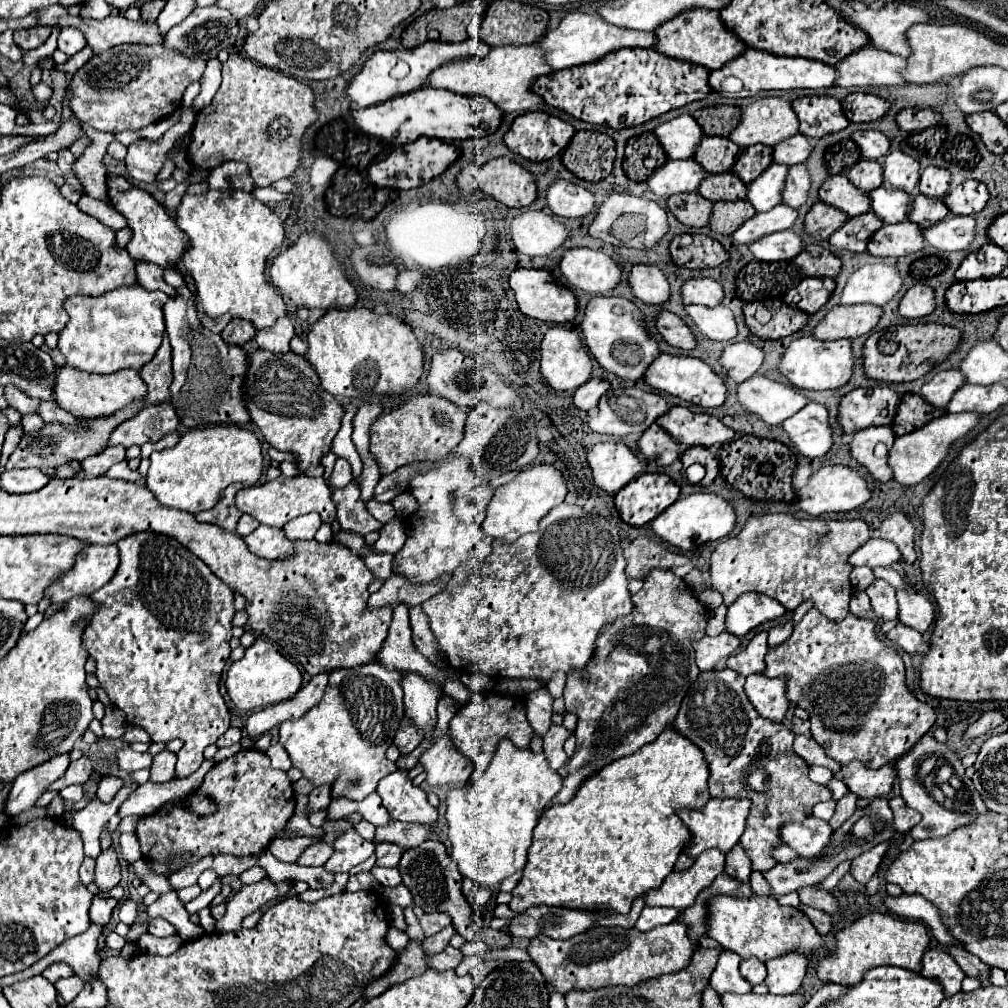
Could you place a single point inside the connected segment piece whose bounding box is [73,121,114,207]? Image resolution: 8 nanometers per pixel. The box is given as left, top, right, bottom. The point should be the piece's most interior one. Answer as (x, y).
(89, 169)

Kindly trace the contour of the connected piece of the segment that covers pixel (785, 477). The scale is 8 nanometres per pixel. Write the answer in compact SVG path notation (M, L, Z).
M741 435L739 439L733 439L729 443L719 445L717 449L719 463L721 463L721 475L727 483L735 483L735 489L739 489L745 497L751 499L775 499L775 501L795 501L795 491L791 487L791 475L795 469L795 455L789 447L785 447L779 441L761 439L755 435Z

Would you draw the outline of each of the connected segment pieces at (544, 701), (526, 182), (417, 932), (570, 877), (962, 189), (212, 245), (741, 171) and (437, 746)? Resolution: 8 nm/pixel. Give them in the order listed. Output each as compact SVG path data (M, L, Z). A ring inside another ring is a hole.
M541 687L537 691L531 691L525 697L529 723L531 723L531 727L535 729L535 733L539 737L543 737L551 727L551 715L553 715L551 705L553 705L553 699L551 699L551 695L549 695L549 691L545 687Z
M507 157L491 159L483 167L471 169L471 179L475 179L479 191L507 207L527 207L537 195L533 175Z
M405 907L404 917L408 925L405 932L409 935L411 940L418 940L422 943L426 939L426 936L419 924L418 918L413 912L413 907Z
M673 727L643 745L633 755L615 759L591 777L587 777L569 803L551 805L533 829L533 843L529 847L523 877L513 889L509 907L523 913L531 905L563 905L571 909L607 909L627 915L631 901L655 889L673 871L673 865L691 843L691 833L677 817L679 809L699 811L709 801L709 765L703 751L685 739Z
M965 181L963 185L951 189L947 195L943 195L941 201L955 215L973 215L985 207L987 199L989 199L989 191L987 191L985 183Z
M209 189L201 197L185 195L179 209L175 211L175 221L179 229L189 237L191 247L183 255L183 267L195 281L195 307L197 311L203 311L207 317L217 319L225 313L231 317L239 317L245 321L251 321L257 331L271 329L277 319L287 315L285 303L279 293L275 293L275 287L267 283L265 277L265 265L267 257L279 249L285 241L285 229L277 215L265 205L253 199L251 193L245 191L213 191Z
M751 145L743 153L739 153L735 165L731 167L733 175L737 175L741 181L751 183L765 167L771 165L773 149L767 145Z
M449 735L437 739L433 747L421 755L421 763L427 773L427 783L435 787L463 787L473 775L471 763L451 747Z

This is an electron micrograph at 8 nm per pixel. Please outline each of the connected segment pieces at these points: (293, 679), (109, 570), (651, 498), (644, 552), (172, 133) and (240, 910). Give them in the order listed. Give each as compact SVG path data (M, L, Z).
M257 639L245 653L241 661L235 661L227 673L227 693L233 701L233 705L241 711L253 711L265 705L275 705L285 699L291 699L301 689L301 671L297 665L287 661L275 645L269 641Z
M87 545L87 547L75 557L73 567L71 567L69 571L61 573L61 575L45 589L45 597L49 597L53 605L65 607L73 597L91 595L93 591L101 589L101 587L115 575L117 565L119 565L119 549L117 549L117 545Z
M643 473L615 495L615 507L621 519L641 527L655 519L679 497L679 485L663 473Z
M637 537L625 549L625 561L627 561L627 567L625 567L627 577L645 579L647 571L653 567L673 569L673 567L685 565L689 557L681 553L669 553L669 549L665 549L661 543L655 543L647 537Z
M187 109L187 111L183 111L181 121L177 125L173 125L169 131L165 131L165 135L159 141L149 141L143 137L133 141L127 147L127 157L125 157L127 173L135 181L153 183L167 159L167 153L173 149L177 137L191 131L193 119L195 119L195 115L191 113L191 109Z
M269 877L261 879L259 883L253 885L243 885L229 901L227 901L227 913L223 919L217 921L217 931L219 933L229 933L229 931L239 931L241 921L255 913L265 909L269 903L279 901L287 897L293 889L293 881L285 879L279 883L273 883Z

